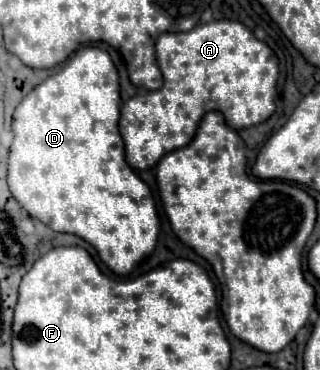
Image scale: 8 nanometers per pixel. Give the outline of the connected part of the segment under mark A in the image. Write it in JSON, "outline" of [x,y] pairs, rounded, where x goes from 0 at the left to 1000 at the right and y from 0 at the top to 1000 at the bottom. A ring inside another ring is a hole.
{"outline":[[[659,57],[641,68],[616,68],[609,78],[578,89],[509,89],[484,111],[484,149],[509,197],[509,235],[453,257],[409,262],[378,289],[372,322],[397,441],[428,462],[453,462],[478,451],[509,419],[578,397],[603,376],[616,332],[647,300],[691,300],[703,332],[734,354],[822,332],[859,300],[853,257],[872,208],[866,154],[828,116],[803,111],[766,68],[741,57]]]}

